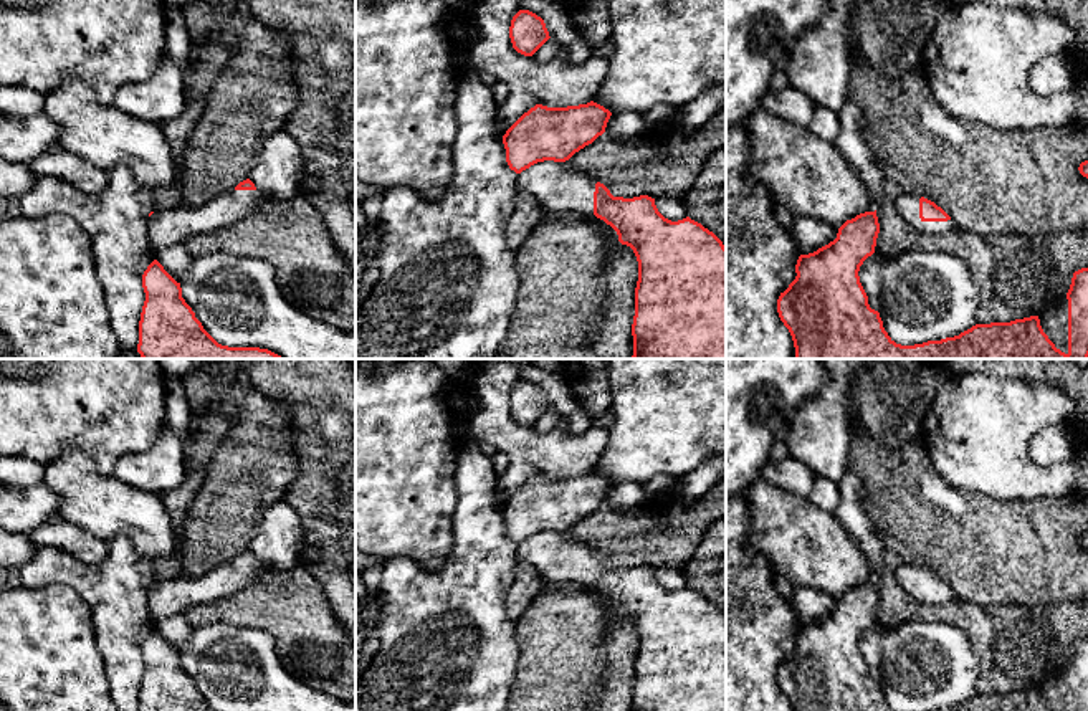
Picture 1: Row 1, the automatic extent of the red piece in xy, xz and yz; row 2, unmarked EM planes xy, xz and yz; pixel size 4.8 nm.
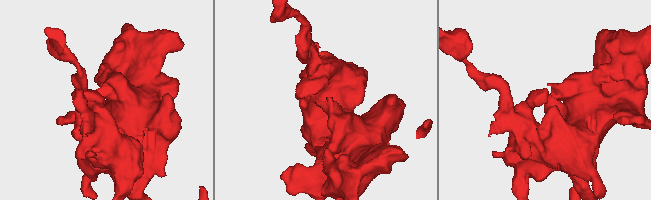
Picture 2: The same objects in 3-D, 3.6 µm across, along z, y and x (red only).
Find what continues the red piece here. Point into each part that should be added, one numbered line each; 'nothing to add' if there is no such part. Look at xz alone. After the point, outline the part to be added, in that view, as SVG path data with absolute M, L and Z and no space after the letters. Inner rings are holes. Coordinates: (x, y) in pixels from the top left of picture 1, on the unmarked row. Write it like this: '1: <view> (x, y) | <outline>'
1: xz (556, 558) | M554 531L537 532L518 544L518 557L532 564L544 582L594 585L595 554L597 549Z

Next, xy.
1: xy (169, 597) | M228 561L200 577L179 575L154 582L147 590L147 608L152 622L184 613L197 604L210 604L251 584L265 565L256 561Z

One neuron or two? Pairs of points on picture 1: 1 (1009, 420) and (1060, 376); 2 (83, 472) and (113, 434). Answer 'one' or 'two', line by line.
1: two
2: two

